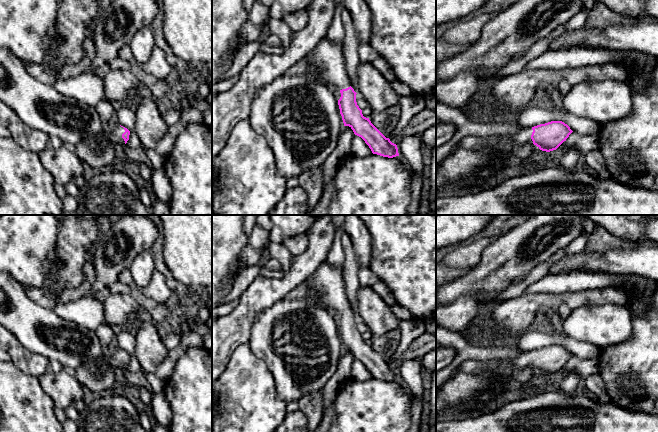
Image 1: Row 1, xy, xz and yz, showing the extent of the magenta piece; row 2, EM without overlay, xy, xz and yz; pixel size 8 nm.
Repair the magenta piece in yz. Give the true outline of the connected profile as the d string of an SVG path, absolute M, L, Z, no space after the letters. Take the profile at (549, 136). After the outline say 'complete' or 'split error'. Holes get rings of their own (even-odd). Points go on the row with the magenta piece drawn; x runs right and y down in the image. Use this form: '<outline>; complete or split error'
M551 121L532 128L521 128L511 139L518 144L534 144L540 150L556 150L573 131L562 121Z; split error

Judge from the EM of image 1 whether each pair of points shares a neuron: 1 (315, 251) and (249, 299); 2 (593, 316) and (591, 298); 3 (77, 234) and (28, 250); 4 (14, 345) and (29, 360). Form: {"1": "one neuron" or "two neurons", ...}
{"1": "one neuron", "2": "two neurons", "3": "two neurons", "4": "one neuron"}

